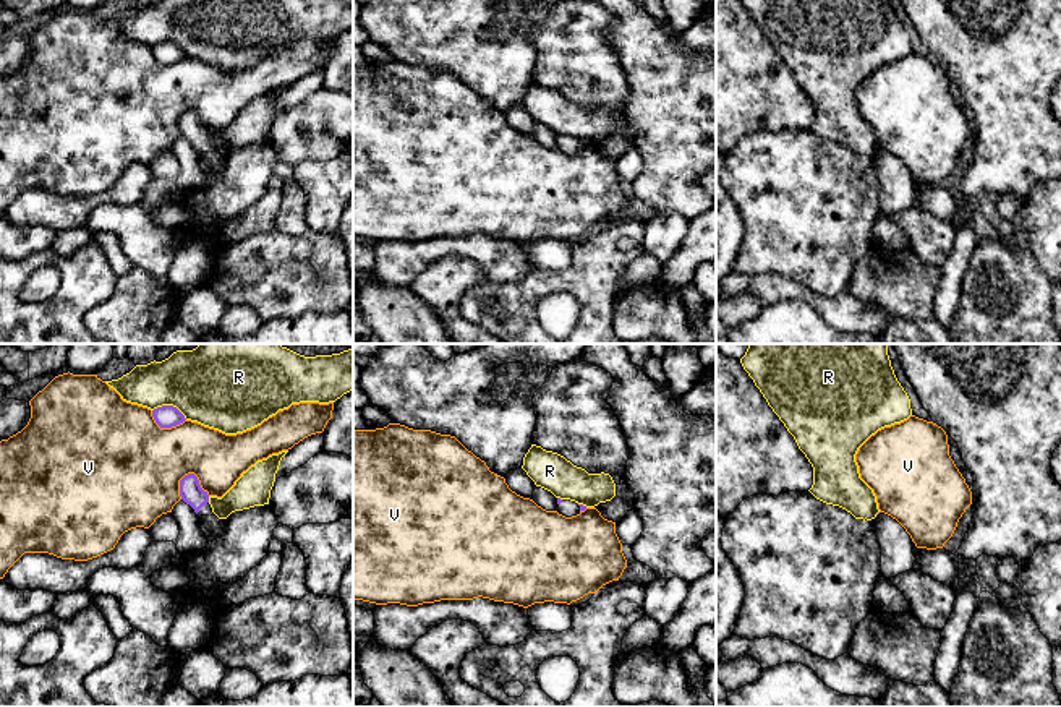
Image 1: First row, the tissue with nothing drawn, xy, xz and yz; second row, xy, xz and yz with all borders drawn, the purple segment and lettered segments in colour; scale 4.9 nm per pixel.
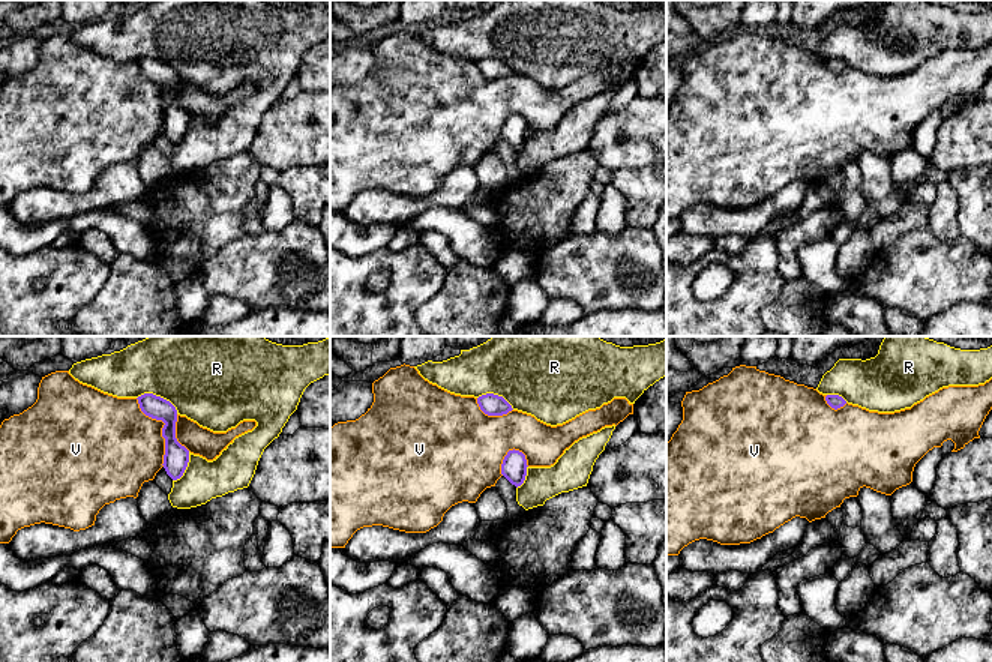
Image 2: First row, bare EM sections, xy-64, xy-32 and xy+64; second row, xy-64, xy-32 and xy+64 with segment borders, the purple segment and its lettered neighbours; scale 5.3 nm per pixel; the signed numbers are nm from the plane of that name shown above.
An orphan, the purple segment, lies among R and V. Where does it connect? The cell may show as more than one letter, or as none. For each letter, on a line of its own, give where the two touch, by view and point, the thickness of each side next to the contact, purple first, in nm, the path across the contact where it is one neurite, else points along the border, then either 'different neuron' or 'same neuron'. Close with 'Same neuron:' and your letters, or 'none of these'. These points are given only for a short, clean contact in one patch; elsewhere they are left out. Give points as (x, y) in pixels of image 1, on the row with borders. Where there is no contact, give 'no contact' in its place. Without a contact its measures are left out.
R: xy (170, 406) | 110/420 nm | different neuron
V: xy (196, 477) | 110/360 nm | different neuron
Same neuron: none of these

